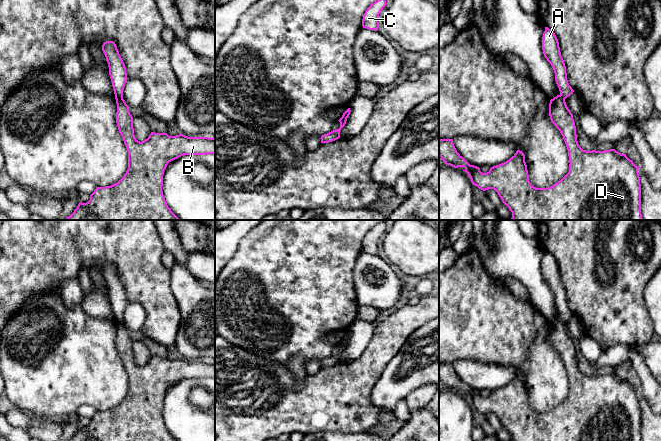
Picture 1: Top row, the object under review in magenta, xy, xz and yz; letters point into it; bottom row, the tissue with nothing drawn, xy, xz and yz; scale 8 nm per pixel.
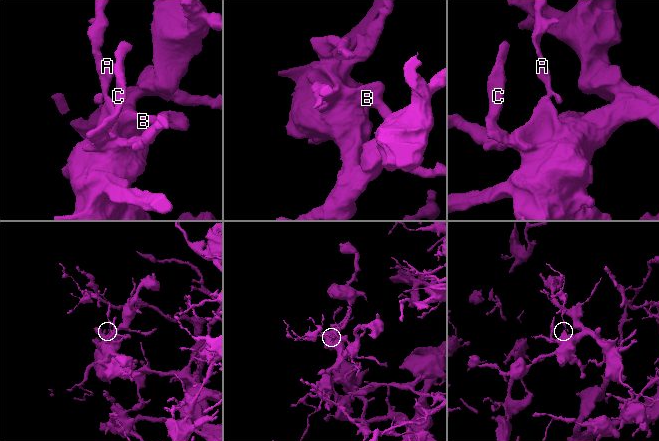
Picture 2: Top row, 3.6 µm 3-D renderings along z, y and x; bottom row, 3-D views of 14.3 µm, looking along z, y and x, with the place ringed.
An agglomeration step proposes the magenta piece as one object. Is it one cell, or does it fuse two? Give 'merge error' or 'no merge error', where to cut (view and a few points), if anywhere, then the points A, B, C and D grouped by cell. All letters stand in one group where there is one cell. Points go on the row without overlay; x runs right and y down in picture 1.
merge error | xy (122, 320), (116, 323) | A / B C D

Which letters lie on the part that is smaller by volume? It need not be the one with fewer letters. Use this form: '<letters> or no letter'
A

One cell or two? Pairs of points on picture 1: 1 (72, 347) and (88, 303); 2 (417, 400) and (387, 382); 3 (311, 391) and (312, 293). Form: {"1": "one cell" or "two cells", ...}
{"1": "two cells", "2": "two cells", "3": "two cells"}

